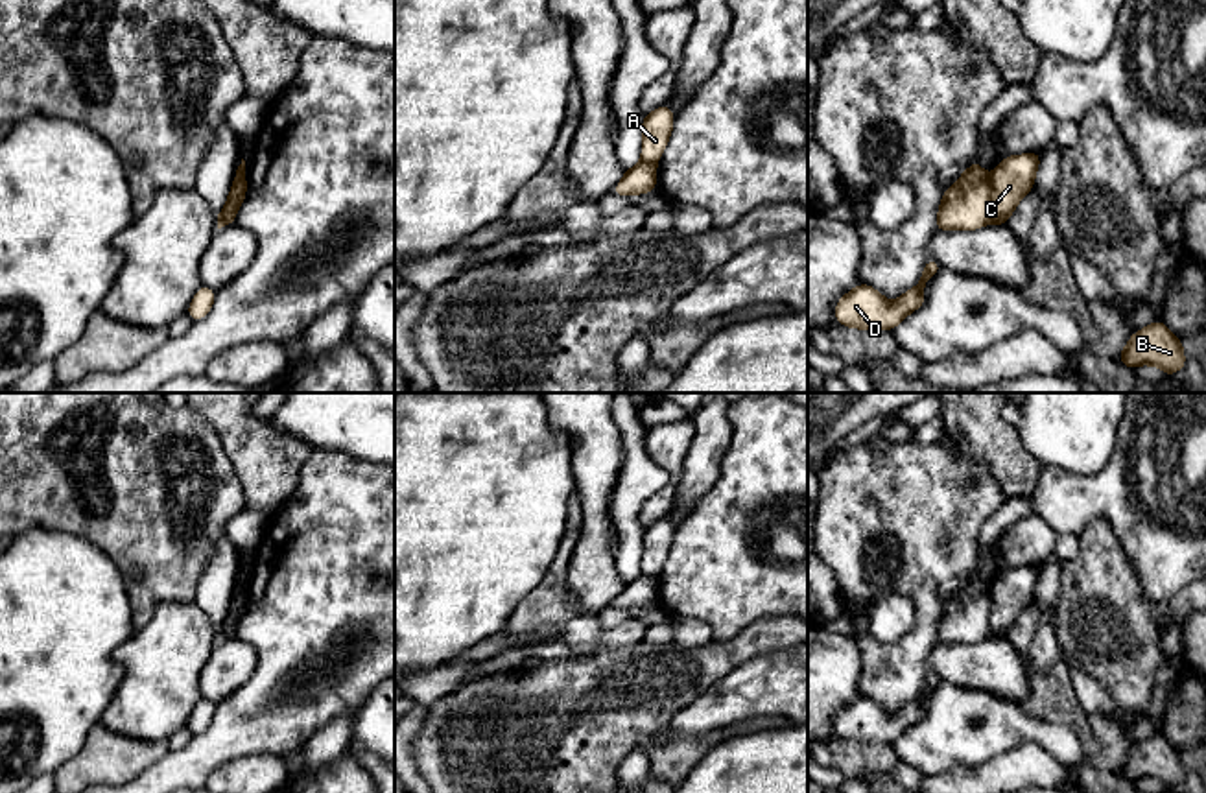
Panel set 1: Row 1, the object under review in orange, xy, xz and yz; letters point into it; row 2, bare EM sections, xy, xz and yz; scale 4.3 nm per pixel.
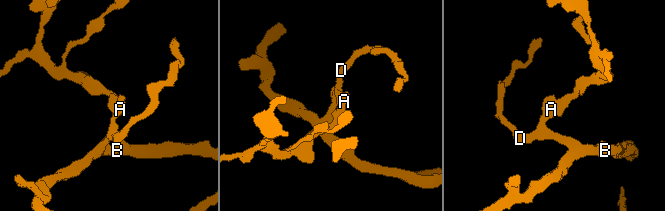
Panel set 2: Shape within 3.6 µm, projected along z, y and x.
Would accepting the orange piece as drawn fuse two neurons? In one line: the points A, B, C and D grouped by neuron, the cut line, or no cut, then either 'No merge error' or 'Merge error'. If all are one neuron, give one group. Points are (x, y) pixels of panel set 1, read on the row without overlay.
Groups: A B D / C. Split along yz (991, 594), (989, 633). Merge error

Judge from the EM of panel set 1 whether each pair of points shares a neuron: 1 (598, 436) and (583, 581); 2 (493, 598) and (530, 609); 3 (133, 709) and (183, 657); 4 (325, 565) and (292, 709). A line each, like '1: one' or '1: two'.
1: one
2: two
3: one
4: one

